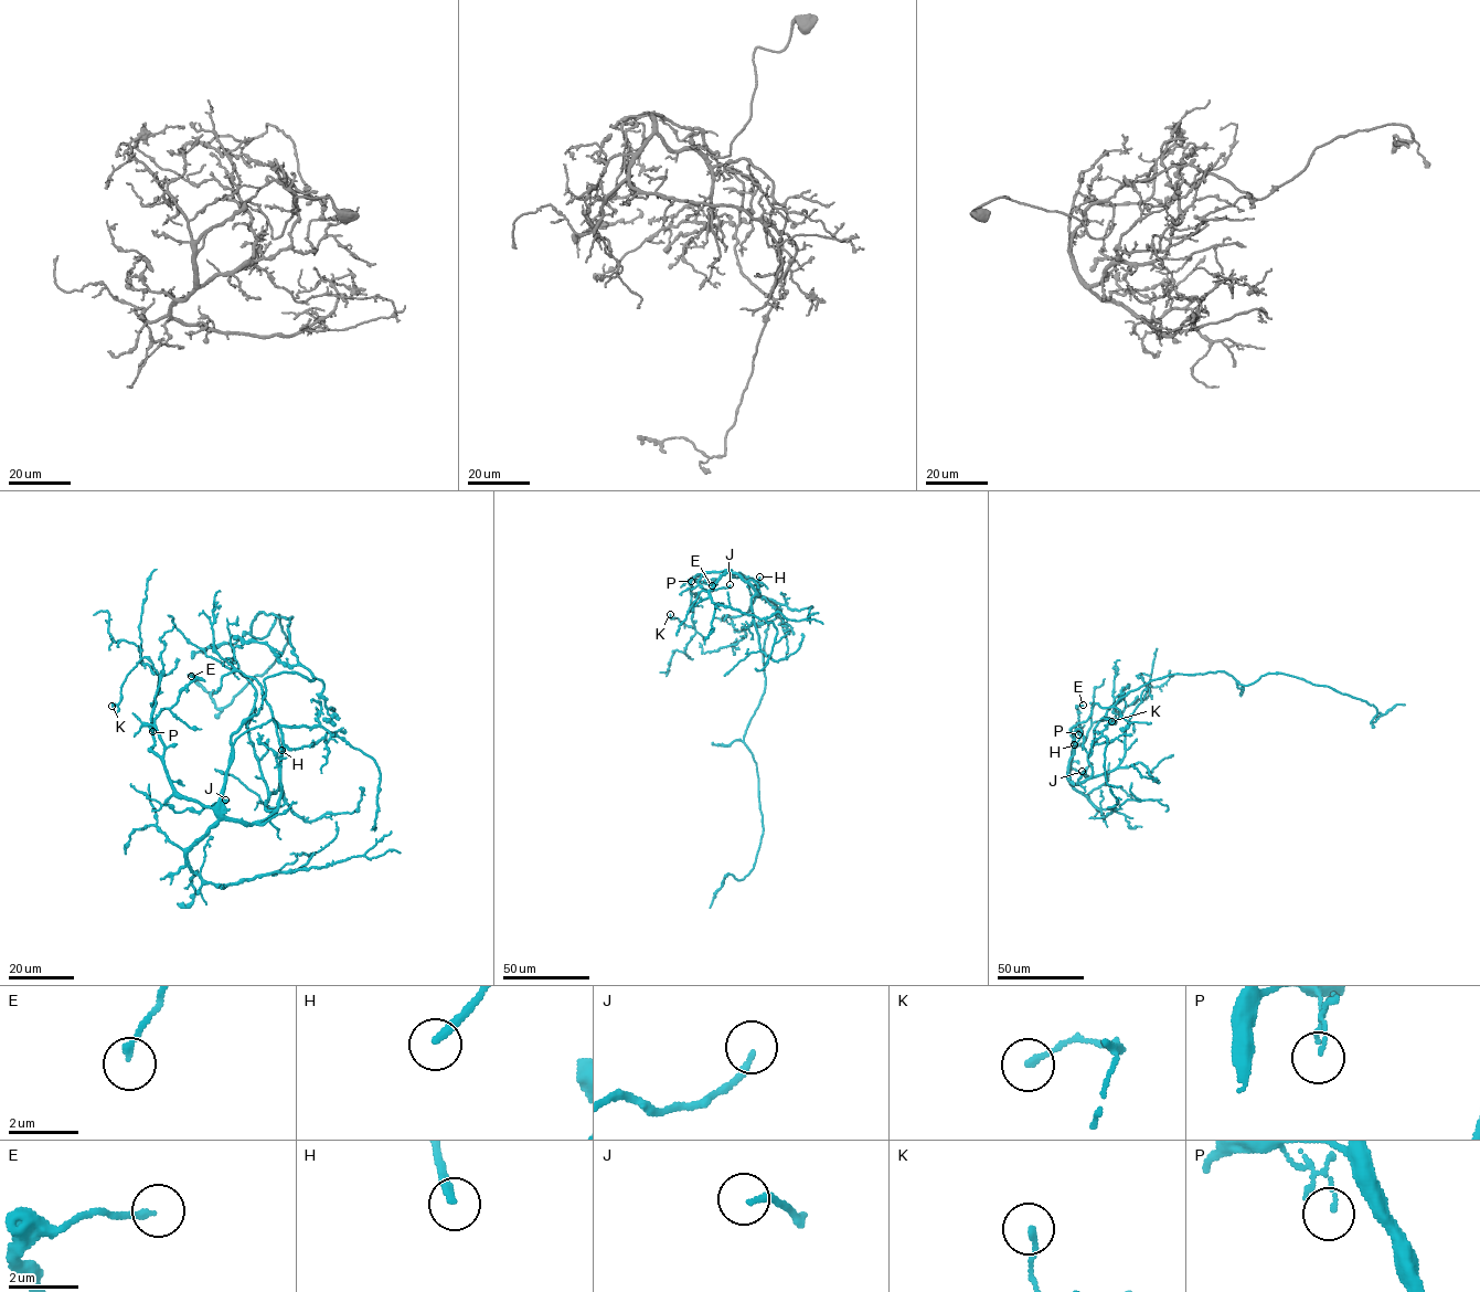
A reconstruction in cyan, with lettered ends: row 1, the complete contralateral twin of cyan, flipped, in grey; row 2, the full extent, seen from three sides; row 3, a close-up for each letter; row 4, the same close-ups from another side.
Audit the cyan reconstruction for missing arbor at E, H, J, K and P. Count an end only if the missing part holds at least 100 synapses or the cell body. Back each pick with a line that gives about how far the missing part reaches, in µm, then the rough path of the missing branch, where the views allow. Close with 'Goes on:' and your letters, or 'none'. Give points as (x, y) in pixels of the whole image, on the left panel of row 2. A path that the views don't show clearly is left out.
H: missing 40 µm; course (281, 750), (301, 748), (309, 742), (317, 724), (338, 732), (340, 724), (336, 718)
Goes on: H

